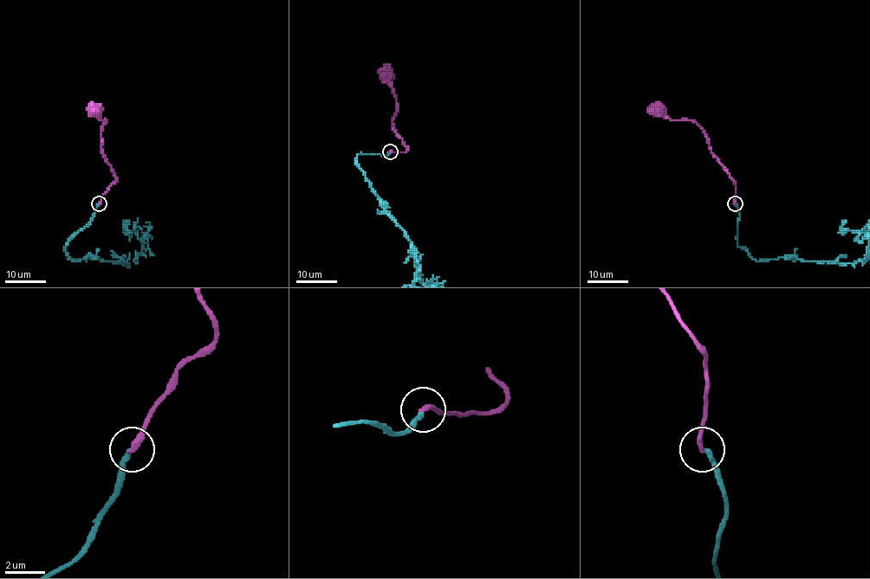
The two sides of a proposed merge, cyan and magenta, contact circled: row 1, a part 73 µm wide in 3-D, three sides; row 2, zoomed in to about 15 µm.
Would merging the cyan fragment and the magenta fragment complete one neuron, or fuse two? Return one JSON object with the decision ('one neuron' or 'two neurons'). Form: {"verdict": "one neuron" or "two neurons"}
{"verdict": "two neurons"}

